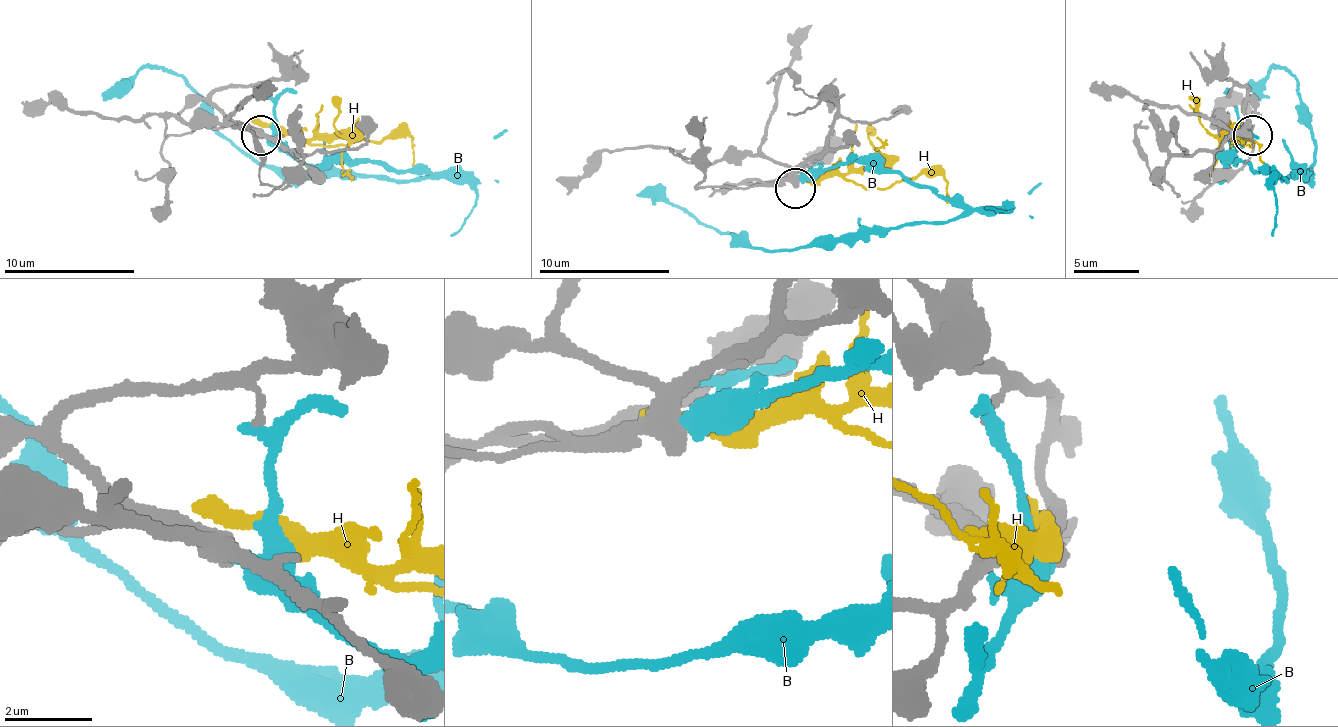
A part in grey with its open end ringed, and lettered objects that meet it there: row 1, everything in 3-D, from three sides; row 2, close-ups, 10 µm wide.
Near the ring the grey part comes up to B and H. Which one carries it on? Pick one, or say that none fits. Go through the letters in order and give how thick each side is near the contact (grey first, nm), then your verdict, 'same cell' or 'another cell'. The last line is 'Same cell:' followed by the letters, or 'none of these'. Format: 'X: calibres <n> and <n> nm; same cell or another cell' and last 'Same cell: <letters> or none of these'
B: calibres 400 and 650 nm; another cell
H: calibres 440 and 440 nm; another cell
Same cell: none of these

